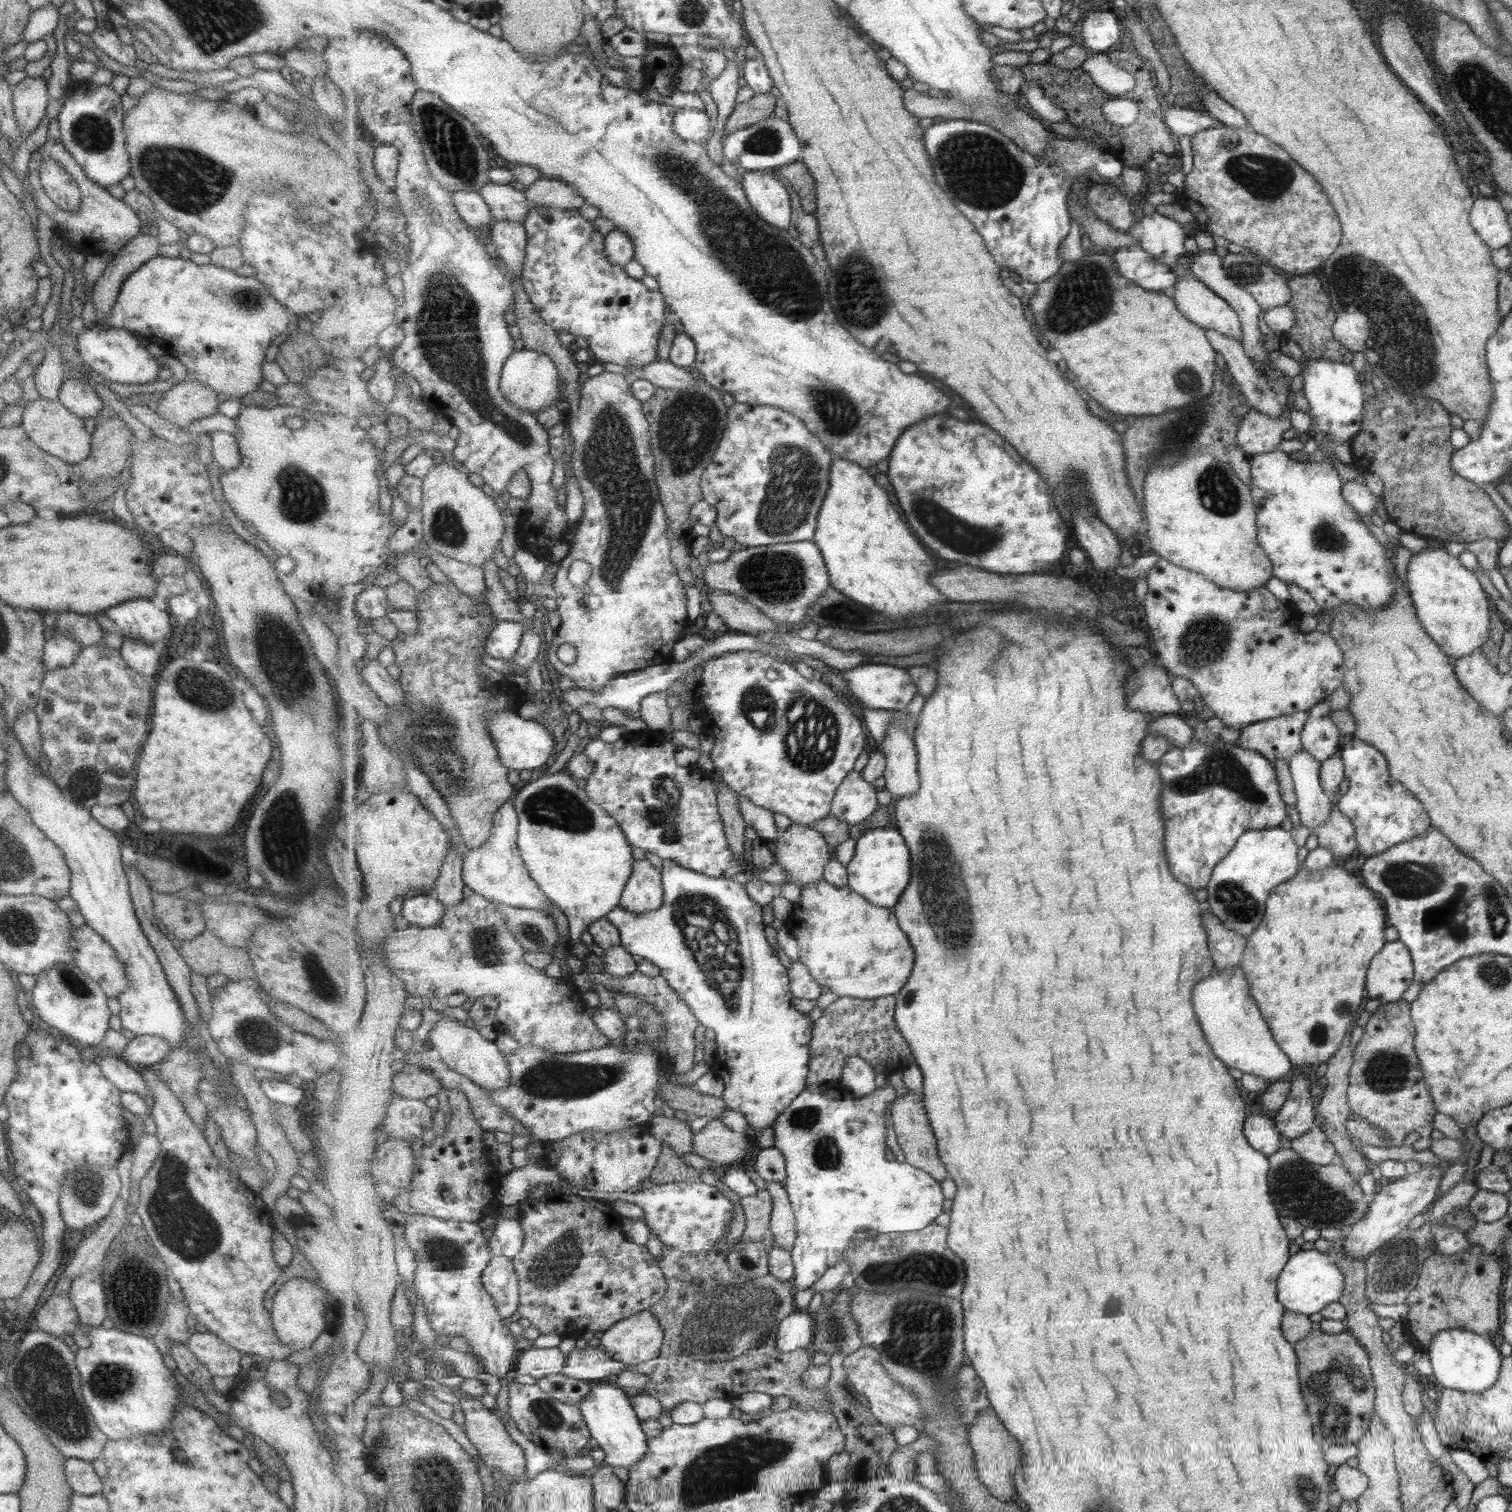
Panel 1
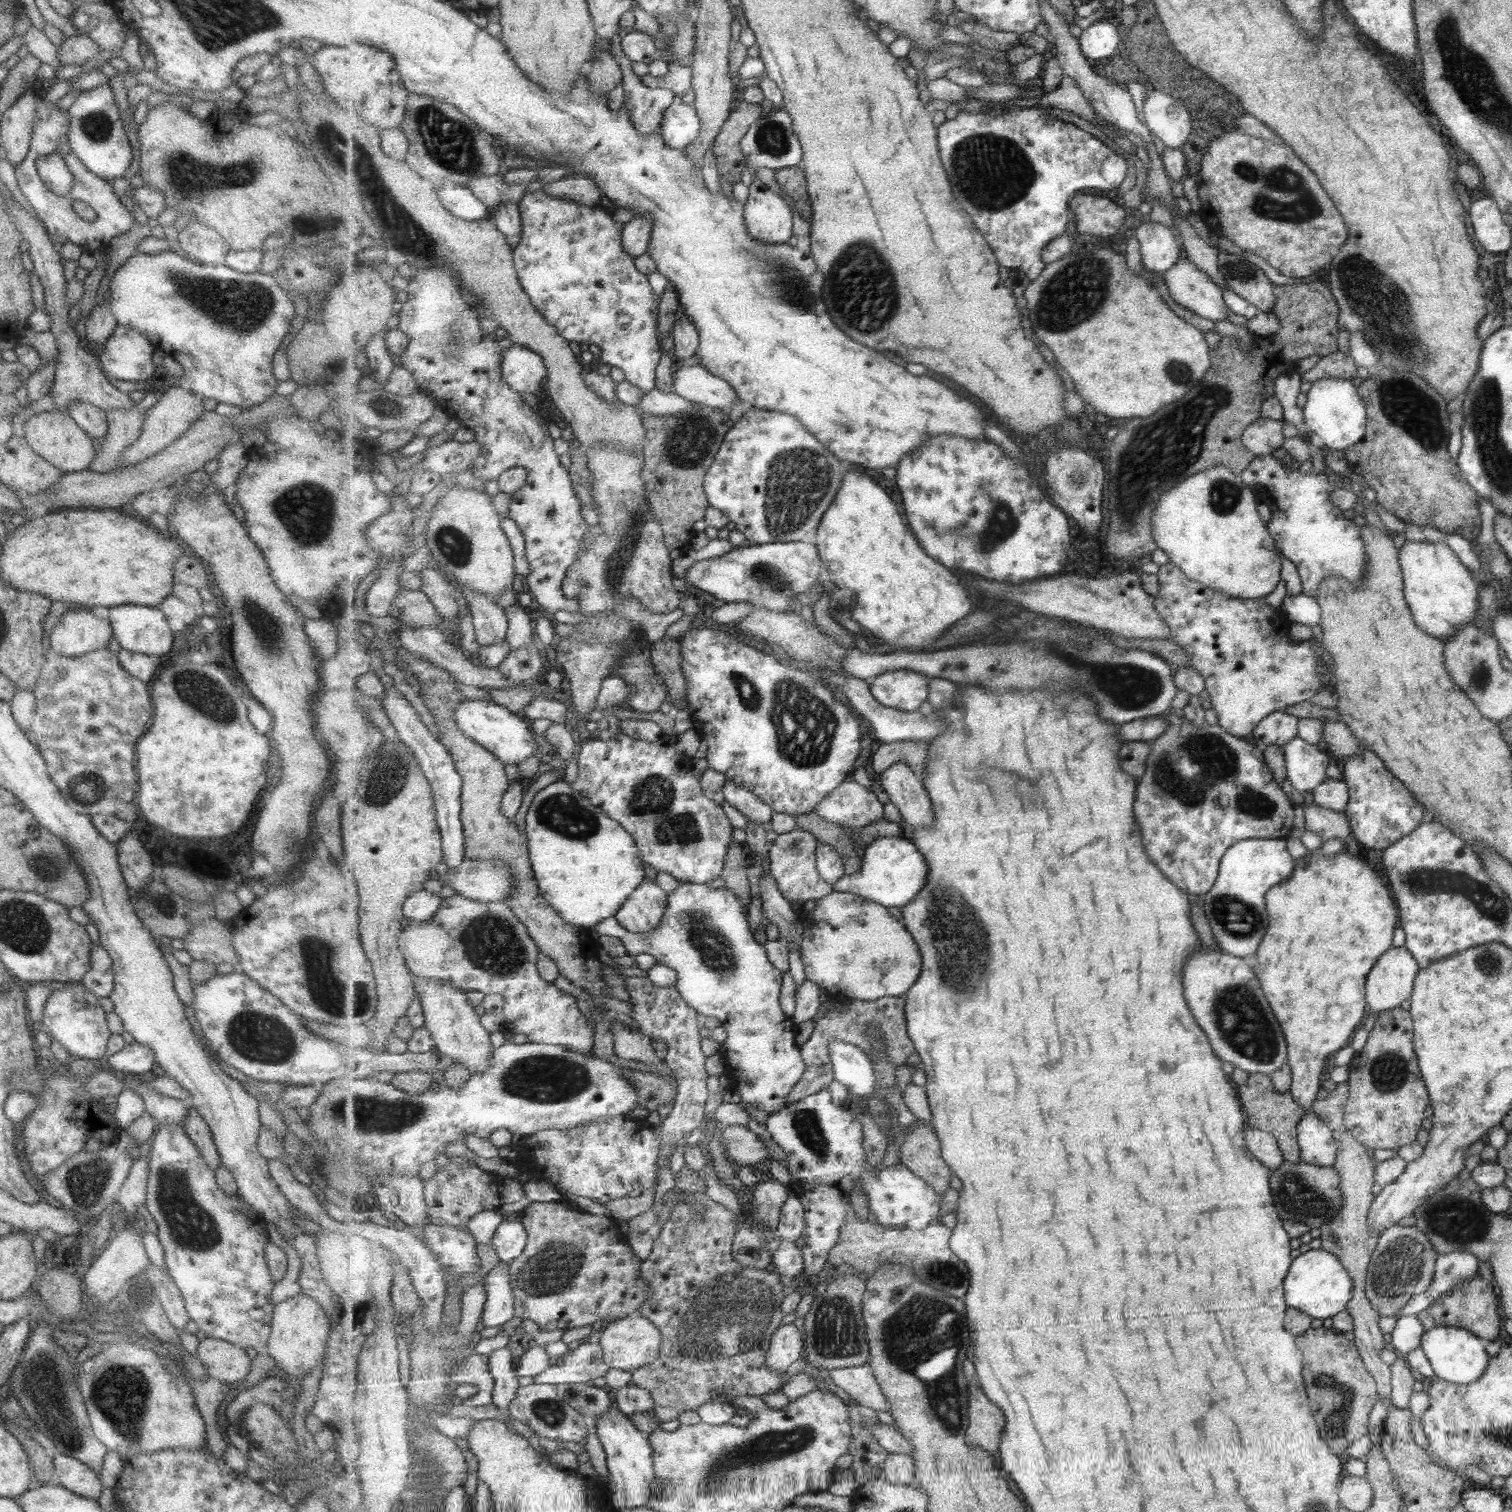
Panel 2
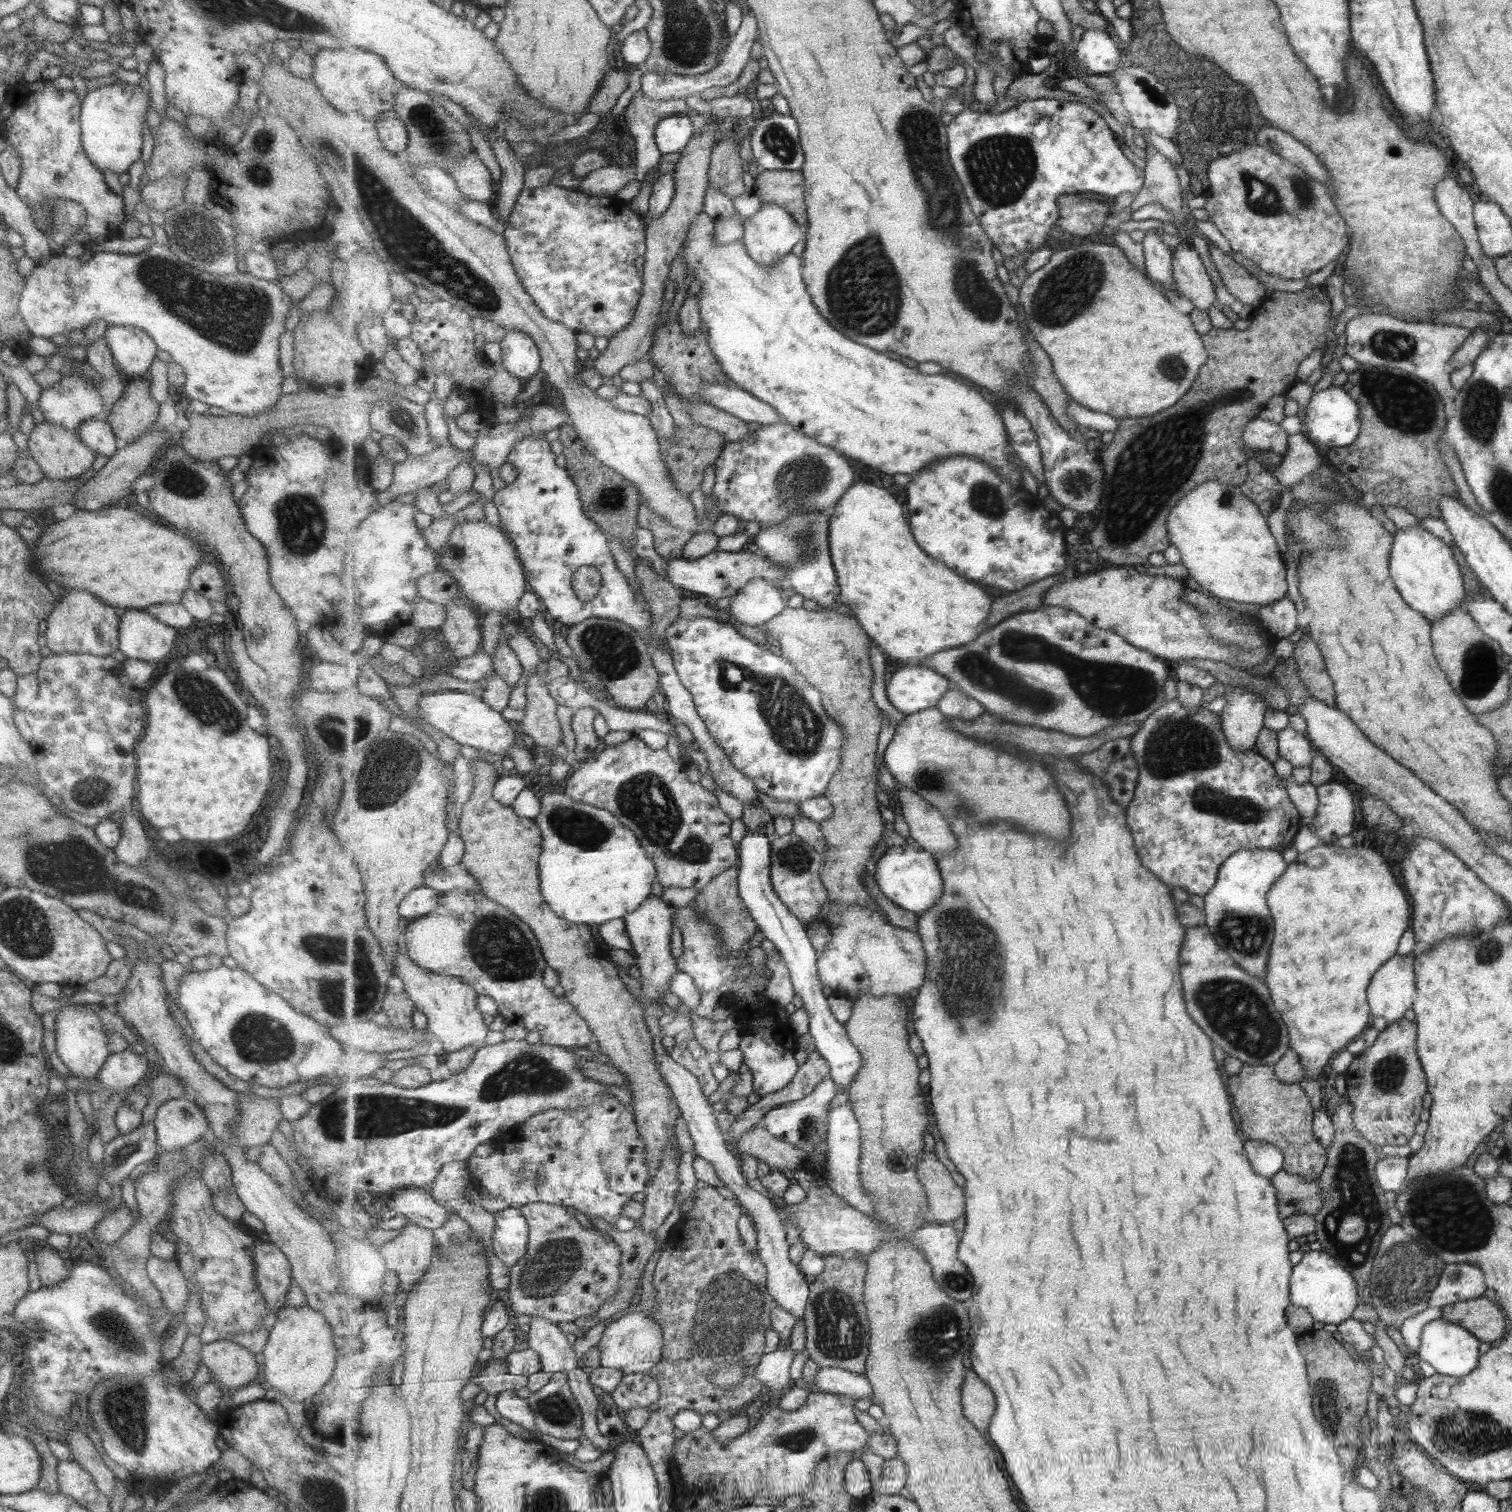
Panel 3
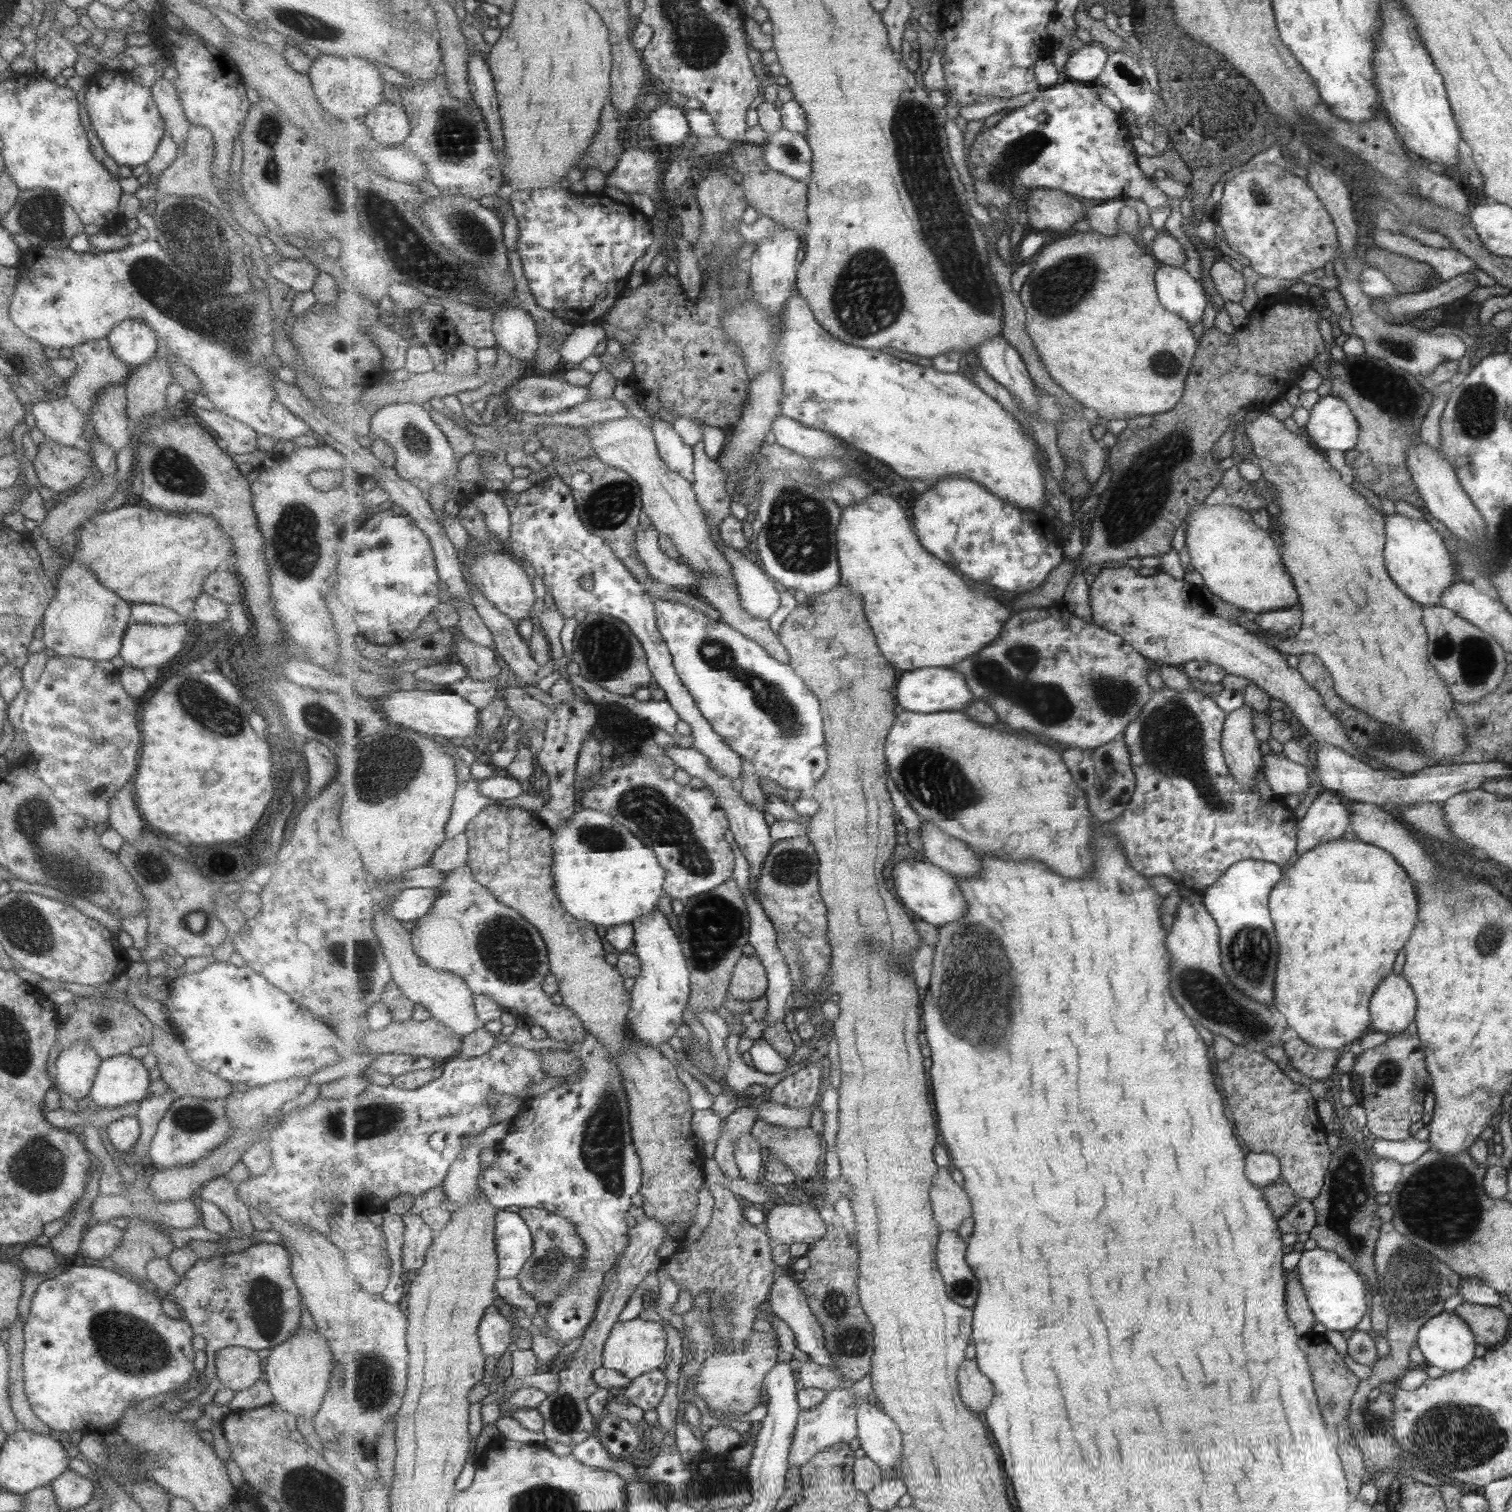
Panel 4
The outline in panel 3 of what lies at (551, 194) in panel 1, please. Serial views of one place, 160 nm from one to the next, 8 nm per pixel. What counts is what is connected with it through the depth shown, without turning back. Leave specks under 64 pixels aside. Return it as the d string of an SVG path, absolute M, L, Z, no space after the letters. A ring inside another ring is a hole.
M609 165L590 172L580 179L578 190L587 196L615 196L623 186L629 184L629 179L635 177L634 170L629 166Z

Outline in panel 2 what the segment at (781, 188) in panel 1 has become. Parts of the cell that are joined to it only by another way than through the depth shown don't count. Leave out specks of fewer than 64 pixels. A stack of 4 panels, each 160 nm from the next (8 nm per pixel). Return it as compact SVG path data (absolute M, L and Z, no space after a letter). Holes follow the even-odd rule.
M755 173L748 188L745 216L749 234L763 244L786 244L793 235L794 209Z

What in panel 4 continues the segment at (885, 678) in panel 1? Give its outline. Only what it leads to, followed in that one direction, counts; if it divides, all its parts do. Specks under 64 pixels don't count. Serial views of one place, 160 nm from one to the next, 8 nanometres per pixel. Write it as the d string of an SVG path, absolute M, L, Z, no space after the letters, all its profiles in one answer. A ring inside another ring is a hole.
M925 667L914 671L904 671L900 674L895 693L898 705L901 705L905 711L923 714L961 711L977 701L965 677L949 667Z

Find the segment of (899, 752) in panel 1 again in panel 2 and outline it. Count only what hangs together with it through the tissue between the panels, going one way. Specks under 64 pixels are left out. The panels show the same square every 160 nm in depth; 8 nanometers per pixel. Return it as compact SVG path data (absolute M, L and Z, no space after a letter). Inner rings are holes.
M907 762L893 764L879 776L881 786L898 807L903 820L915 827L930 827L934 808L922 776Z

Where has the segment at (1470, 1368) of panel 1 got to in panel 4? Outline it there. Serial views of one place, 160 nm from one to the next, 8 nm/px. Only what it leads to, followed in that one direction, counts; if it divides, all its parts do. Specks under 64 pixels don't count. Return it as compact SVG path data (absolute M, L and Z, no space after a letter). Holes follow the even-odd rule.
M1450 1311L1441 1312L1439 1315L1429 1319L1417 1331L1415 1342L1424 1358L1424 1362L1428 1366L1435 1366L1435 1368L1441 1368L1443 1372L1449 1373L1460 1371L1472 1362L1473 1348L1475 1348L1473 1337L1466 1321L1462 1317L1457 1316L1455 1312Z

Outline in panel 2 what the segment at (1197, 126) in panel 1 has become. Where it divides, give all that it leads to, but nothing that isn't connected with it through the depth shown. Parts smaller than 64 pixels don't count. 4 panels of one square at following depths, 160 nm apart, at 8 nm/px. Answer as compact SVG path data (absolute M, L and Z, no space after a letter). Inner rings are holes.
M1157 88L1148 95L1143 103L1143 116L1149 130L1164 146L1180 148L1192 134L1192 117L1188 109L1164 90Z

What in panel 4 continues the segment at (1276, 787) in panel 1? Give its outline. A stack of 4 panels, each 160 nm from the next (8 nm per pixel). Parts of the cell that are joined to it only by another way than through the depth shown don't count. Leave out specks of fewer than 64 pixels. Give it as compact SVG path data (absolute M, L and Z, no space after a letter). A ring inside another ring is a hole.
M1162 686L1157 692L1152 694L1152 699L1149 700L1147 706L1145 706L1143 714L1137 719L1134 720L1128 727L1127 730L1123 733L1122 738L1127 743L1129 752L1132 756L1133 768L1138 780L1138 785L1131 799L1131 802L1127 805L1125 812L1115 820L1109 822L1109 828L1115 833L1116 839L1120 842L1120 847L1126 852L1126 855L1129 857L1131 864L1134 869L1137 869L1137 872L1144 874L1146 877L1151 878L1151 876L1166 876L1171 881L1173 881L1178 887L1184 887L1186 889L1198 892L1204 892L1208 887L1211 887L1213 883L1216 882L1217 879L1220 878L1221 875L1224 874L1225 871L1228 870L1229 867L1232 866L1233 863L1237 863L1240 860L1262 860L1265 862L1275 863L1278 867L1282 865L1289 864L1289 858L1295 854L1295 818L1293 818L1293 813L1291 809L1285 808L1284 805L1284 795L1278 795L1272 791L1272 788L1269 786L1269 783L1265 780L1264 772L1261 771L1261 764L1259 766L1259 771L1256 772L1256 783L1254 784L1254 789L1252 791L1246 791L1242 789L1240 785L1236 783L1232 774L1229 772L1228 765L1223 762L1223 758L1221 758L1221 749L1217 746L1217 720L1223 720L1225 718L1225 714L1215 706L1215 702L1211 700L1211 698L1207 698L1207 696L1203 696L1200 691L1195 691L1192 687L1188 688L1188 690L1179 690L1173 688L1167 688L1166 686Z

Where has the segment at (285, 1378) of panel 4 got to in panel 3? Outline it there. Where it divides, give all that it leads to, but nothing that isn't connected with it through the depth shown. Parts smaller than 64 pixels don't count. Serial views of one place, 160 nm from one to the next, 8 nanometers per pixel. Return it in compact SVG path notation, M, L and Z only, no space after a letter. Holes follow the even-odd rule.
M309 1305L281 1307L270 1326L263 1350L260 1381L285 1398L306 1404L329 1380L336 1361L332 1328L327 1319Z

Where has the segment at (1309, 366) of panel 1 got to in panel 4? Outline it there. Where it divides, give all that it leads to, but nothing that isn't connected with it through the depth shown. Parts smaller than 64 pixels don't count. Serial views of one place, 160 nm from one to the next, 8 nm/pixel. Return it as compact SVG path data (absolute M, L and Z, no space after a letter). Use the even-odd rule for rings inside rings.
M1331 394L1319 397L1313 406L1308 410L1309 418L1304 426L1308 439L1315 447L1322 451L1338 450L1341 452L1351 451L1356 446L1360 430L1357 425L1356 417L1353 416L1348 403L1341 400L1340 397Z

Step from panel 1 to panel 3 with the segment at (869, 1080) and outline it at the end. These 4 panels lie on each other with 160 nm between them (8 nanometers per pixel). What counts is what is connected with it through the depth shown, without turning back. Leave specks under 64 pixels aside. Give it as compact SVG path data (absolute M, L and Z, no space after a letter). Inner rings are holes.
M747 831L739 842L740 849L740 895L745 901L751 916L758 924L763 938L771 940L783 960L789 966L791 980L797 996L803 999L804 1007L810 1014L810 1034L813 1036L814 1046L828 1060L831 1067L830 1076L836 1084L848 1090L856 1079L863 1061L861 1051L848 1036L845 1025L837 1020L833 1014L828 997L823 994L823 983L819 979L817 967L817 950L811 944L811 936L807 934L803 922L787 908L775 890L772 881L772 841L763 832Z

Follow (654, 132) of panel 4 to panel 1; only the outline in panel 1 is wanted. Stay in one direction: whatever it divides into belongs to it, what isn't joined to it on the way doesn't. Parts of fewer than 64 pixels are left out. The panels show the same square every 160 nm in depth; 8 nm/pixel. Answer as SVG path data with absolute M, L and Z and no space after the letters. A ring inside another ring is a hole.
M684 107L675 115L675 128L681 138L700 143L711 132L711 118L705 111Z

